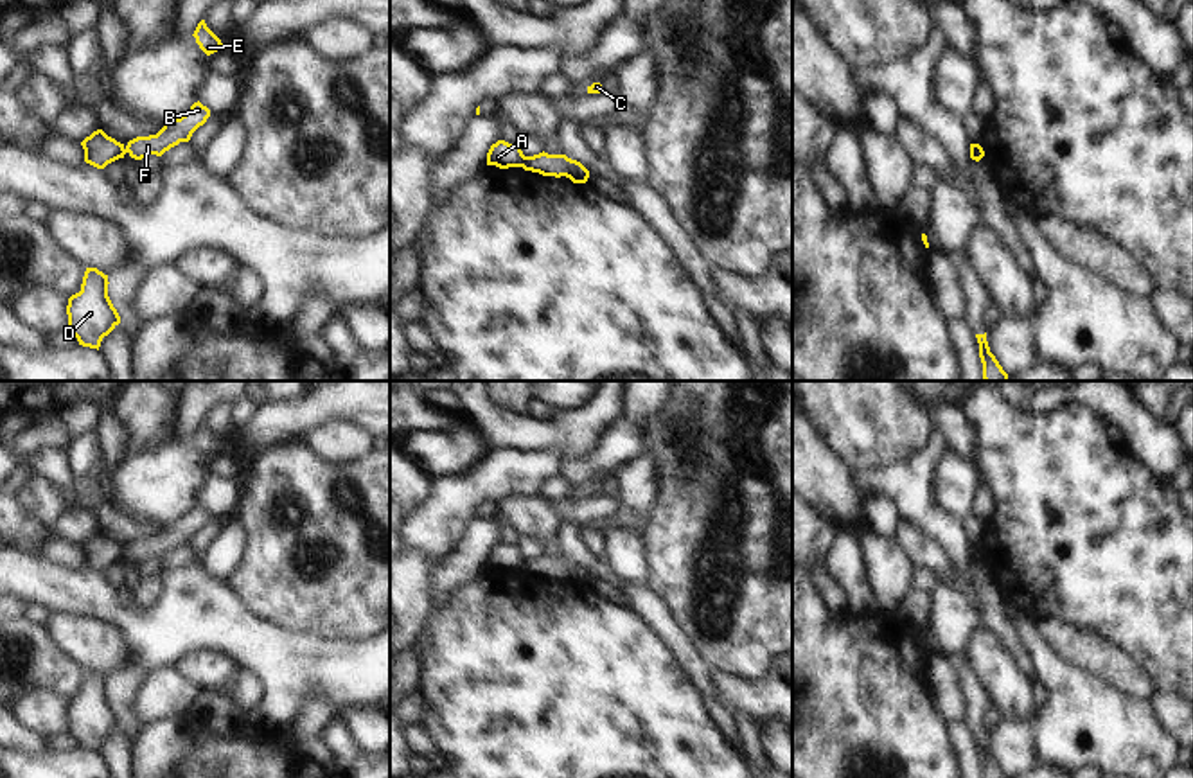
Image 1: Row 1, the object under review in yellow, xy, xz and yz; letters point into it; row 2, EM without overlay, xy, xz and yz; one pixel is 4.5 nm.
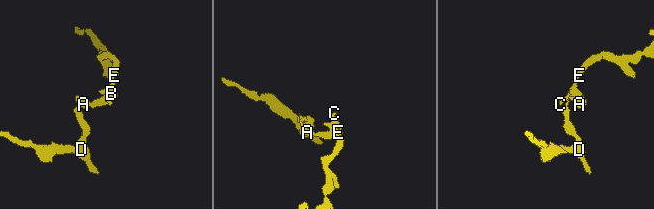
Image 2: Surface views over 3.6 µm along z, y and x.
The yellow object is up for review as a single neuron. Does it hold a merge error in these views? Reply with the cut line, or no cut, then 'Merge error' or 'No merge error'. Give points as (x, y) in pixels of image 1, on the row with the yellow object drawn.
Split along xz (525, 157), (521, 166). Merge error

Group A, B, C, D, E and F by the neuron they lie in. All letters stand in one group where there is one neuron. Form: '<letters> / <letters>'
A D / B C E F

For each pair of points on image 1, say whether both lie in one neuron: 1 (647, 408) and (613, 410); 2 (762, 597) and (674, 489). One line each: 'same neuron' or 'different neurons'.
1: different neurons
2: same neuron

